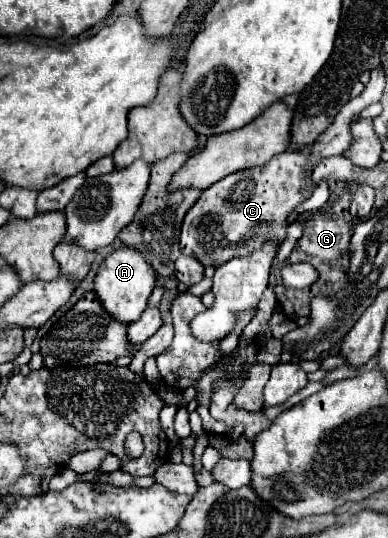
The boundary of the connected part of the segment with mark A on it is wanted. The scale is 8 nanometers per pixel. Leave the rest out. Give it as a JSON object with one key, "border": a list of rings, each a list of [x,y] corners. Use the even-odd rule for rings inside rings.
{"border":[[[123,246],[123,248],[117,248],[113,254],[109,254],[103,260],[103,264],[95,276],[93,290],[97,292],[97,296],[101,296],[103,308],[107,308],[117,320],[131,324],[131,322],[139,320],[139,316],[147,308],[147,302],[151,298],[155,282],[157,282],[157,272],[143,258],[143,254],[131,246]]]}

